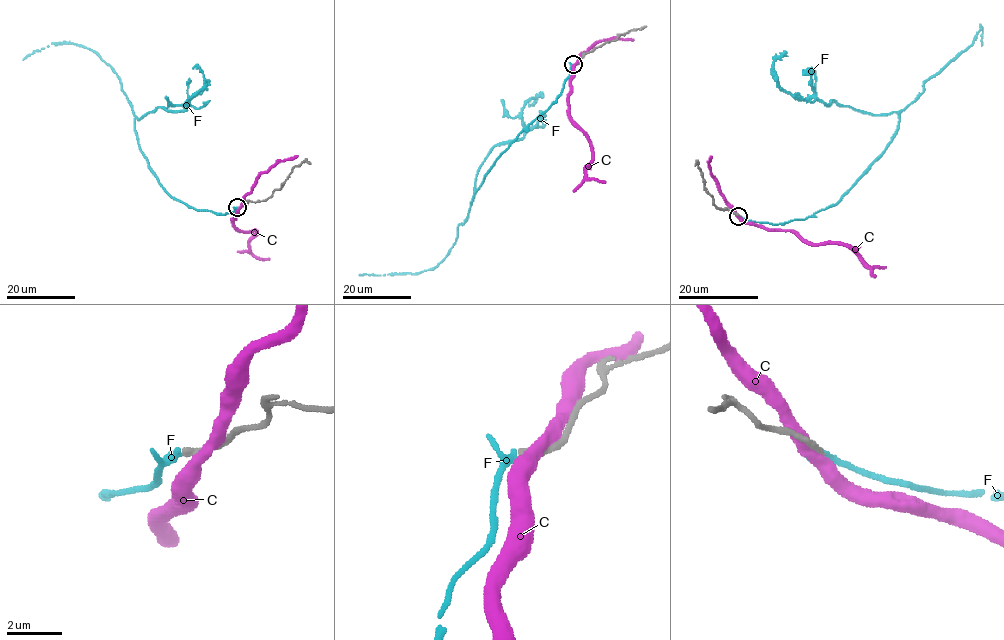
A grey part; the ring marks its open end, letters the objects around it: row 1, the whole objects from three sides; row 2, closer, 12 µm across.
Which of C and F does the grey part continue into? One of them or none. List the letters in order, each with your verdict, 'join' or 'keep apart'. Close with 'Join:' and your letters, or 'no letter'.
C: keep apart
F: join
Join: F

